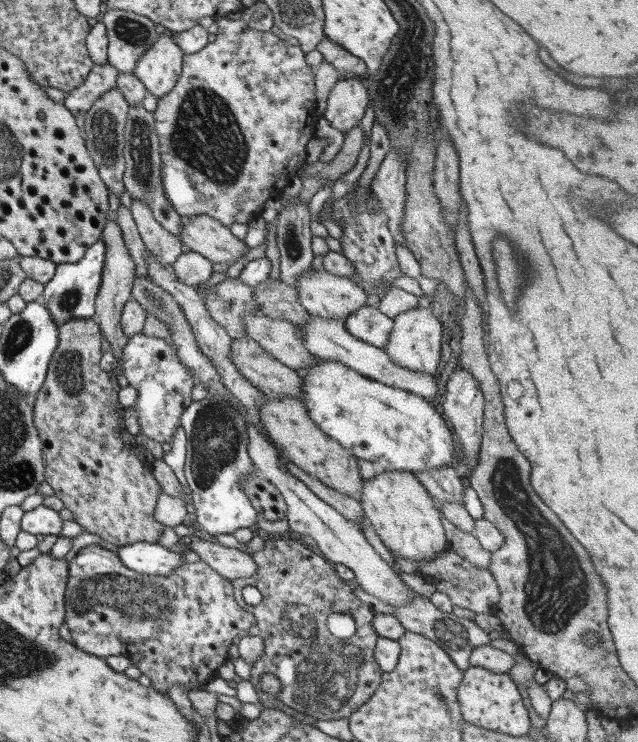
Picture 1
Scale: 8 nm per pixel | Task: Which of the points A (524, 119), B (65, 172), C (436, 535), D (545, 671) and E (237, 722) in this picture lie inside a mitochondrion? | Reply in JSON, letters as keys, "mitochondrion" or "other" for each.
{"A":"other","B":"other","C":"other","D":"other","E":"other"}

